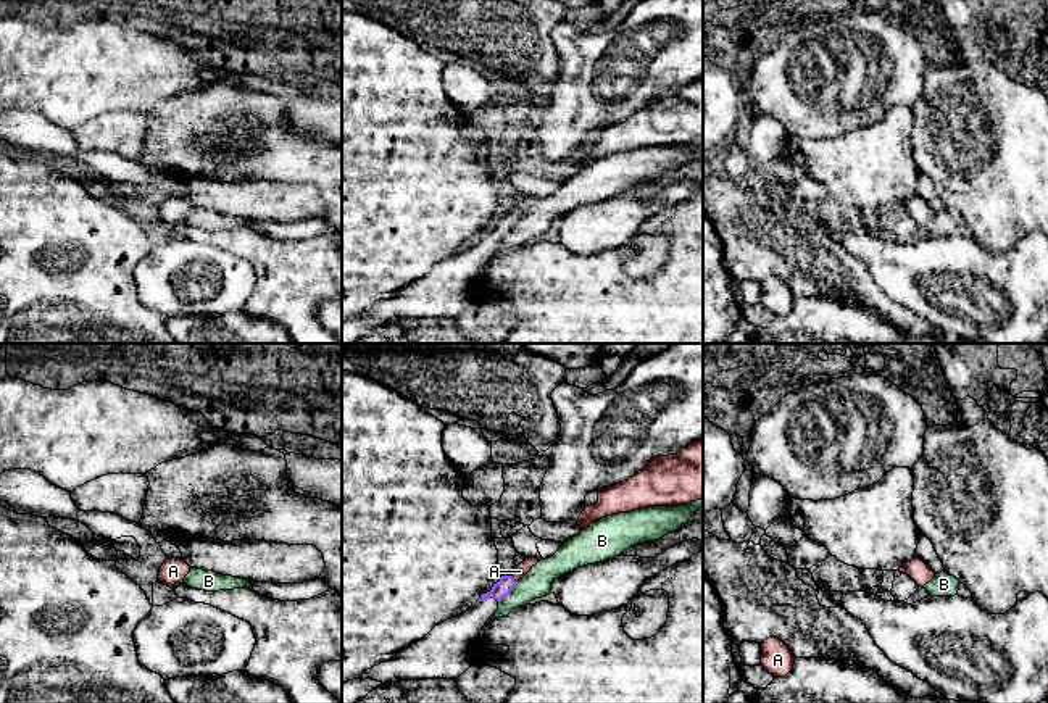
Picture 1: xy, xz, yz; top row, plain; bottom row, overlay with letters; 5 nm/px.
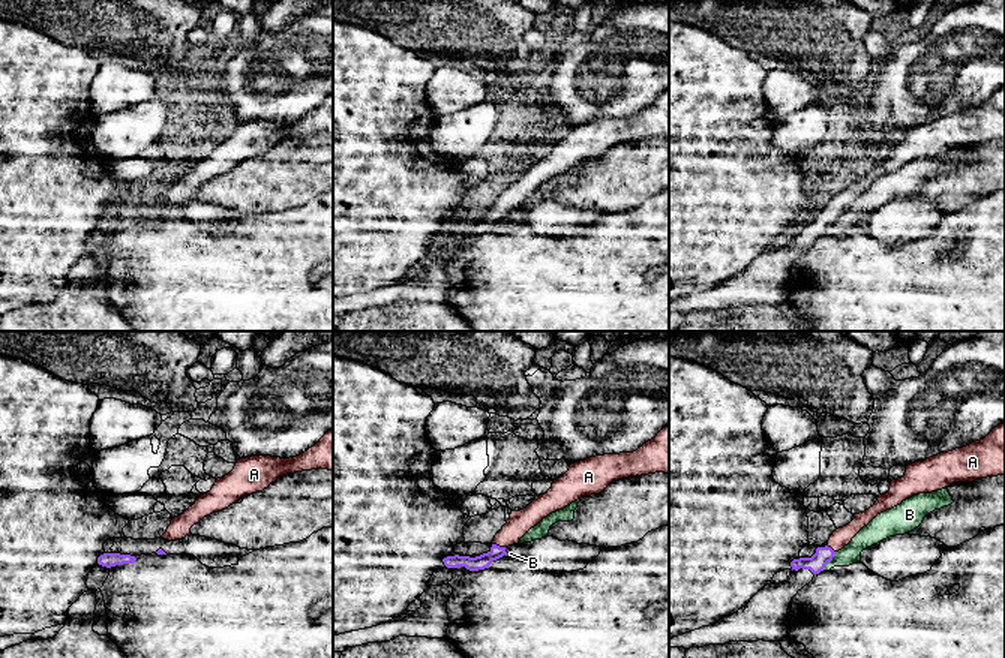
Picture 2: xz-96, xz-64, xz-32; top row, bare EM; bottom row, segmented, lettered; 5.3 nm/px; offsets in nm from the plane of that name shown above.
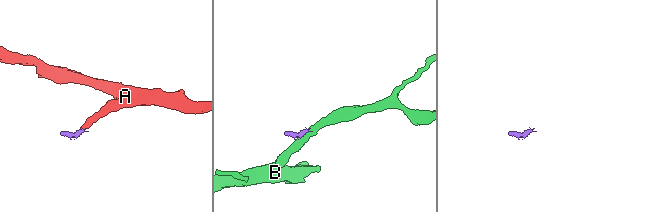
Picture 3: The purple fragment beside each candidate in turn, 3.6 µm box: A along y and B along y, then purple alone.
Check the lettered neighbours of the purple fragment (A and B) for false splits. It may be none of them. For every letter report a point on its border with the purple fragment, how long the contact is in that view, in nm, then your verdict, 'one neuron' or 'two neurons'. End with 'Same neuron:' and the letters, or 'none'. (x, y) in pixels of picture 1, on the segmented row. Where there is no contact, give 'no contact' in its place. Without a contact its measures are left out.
A: xz (513, 578) | 50 nm | one neuron
B: xz (508, 594) | 140 nm | two neurons
Same neuron: A

